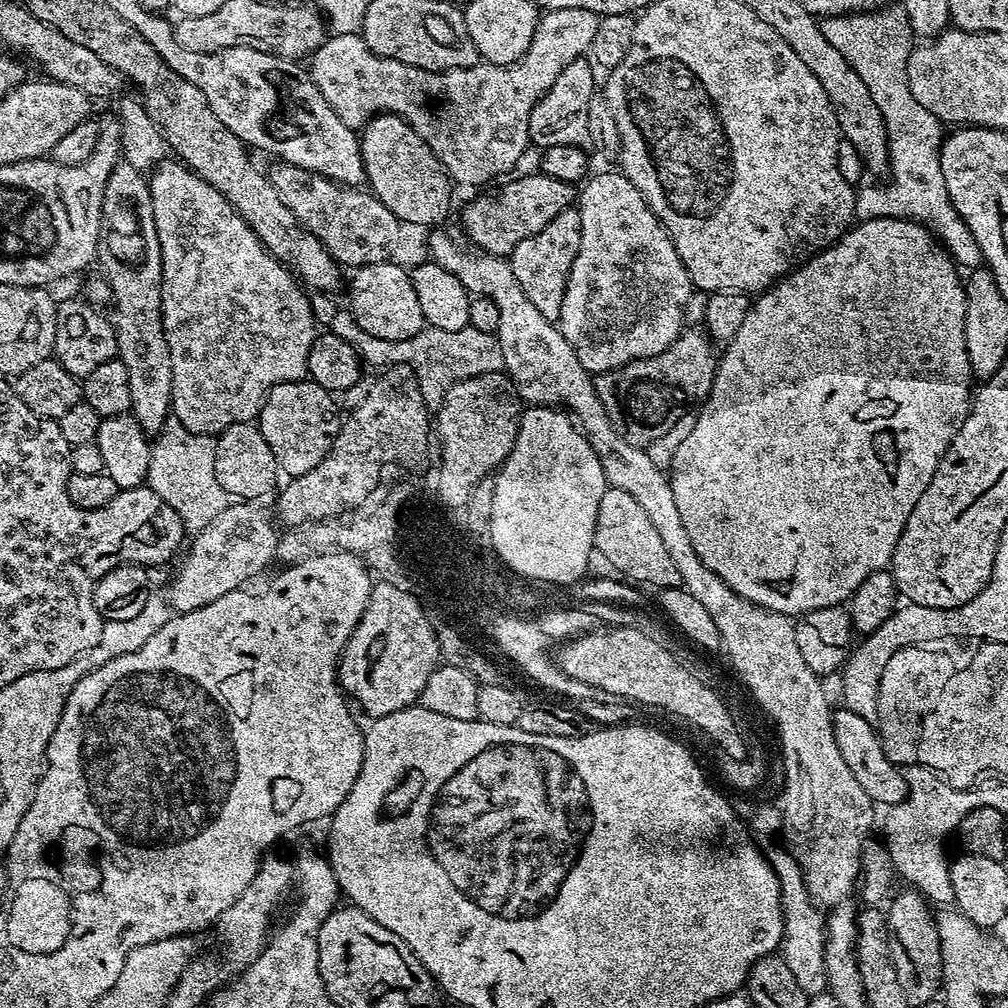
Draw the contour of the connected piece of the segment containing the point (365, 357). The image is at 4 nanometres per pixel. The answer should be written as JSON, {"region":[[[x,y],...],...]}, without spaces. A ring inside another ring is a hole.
{"region":[[[316,294],[311,297],[312,313],[321,325],[330,325],[330,330],[342,342],[350,342],[365,365],[373,364],[376,370],[392,367],[393,364],[405,364],[414,370],[418,378],[418,386],[422,390],[424,404],[429,410],[439,409],[446,394],[458,382],[466,378],[474,378],[491,372],[504,372],[502,346],[494,332],[463,328],[462,330],[438,330],[424,327],[414,338],[405,340],[387,340],[374,338],[374,334],[366,334],[362,326],[352,317],[351,311],[336,312],[336,304],[331,295]],[[332,320],[332,324],[330,323]]]}

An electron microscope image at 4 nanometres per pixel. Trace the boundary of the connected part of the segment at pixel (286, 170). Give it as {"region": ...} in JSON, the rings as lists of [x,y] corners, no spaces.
{"region":[[[283,162],[273,165],[270,177],[282,202],[293,211],[297,222],[310,230],[322,246],[326,246],[337,264],[355,270],[371,264],[386,264],[395,257],[392,255],[400,244],[402,231],[400,219],[390,214],[390,210],[386,210],[386,206],[371,191],[335,184],[330,178],[302,170],[302,166]]]}

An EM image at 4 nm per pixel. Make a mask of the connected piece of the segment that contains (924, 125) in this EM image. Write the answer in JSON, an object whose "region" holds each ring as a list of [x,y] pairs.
{"region":[[[892,2],[875,11],[854,11],[848,15],[826,17],[820,20],[820,29],[822,35],[830,41],[830,46],[838,49],[842,58],[846,58],[846,62],[850,62],[850,66],[854,66],[858,78],[862,78],[862,82],[866,82],[866,90],[870,90],[870,95],[877,103],[878,110],[882,114],[882,122],[886,122],[888,166],[892,181],[889,184],[865,183],[857,191],[854,202],[856,220],[873,220],[887,216],[915,220],[928,228],[961,269],[971,270],[981,267],[984,259],[982,250],[978,246],[978,242],[974,242],[974,234],[970,234],[970,226],[966,226],[962,214],[958,214],[958,210],[954,210],[954,206],[950,202],[950,194],[946,192],[946,178],[942,178],[940,148],[944,145],[945,125],[938,118],[934,118],[934,114],[930,114],[930,110],[926,110],[926,106],[921,106],[918,98],[914,98],[914,94],[910,94],[908,59],[914,47],[914,37],[906,10],[899,2]]]}

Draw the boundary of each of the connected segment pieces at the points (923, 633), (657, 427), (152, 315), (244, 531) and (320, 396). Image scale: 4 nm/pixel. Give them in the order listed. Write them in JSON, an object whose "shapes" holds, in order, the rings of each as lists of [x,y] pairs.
{"shapes":[[[[905,603],[903,606],[897,607],[896,611],[892,613],[890,618],[886,618],[886,622],[882,624],[878,628],[878,630],[874,630],[873,632],[867,633],[863,637],[864,640],[855,645],[853,647],[849,657],[844,662],[844,667],[842,669],[842,677],[844,676],[844,700],[842,700],[843,707],[849,708],[850,710],[854,710],[854,714],[862,714],[862,718],[866,718],[867,720],[875,721],[877,719],[876,711],[878,710],[878,698],[880,697],[880,679],[882,678],[882,670],[886,670],[886,662],[890,662],[890,658],[894,658],[895,656],[900,656],[902,650],[900,648],[904,648],[903,650],[911,649],[913,646],[920,646],[916,644],[932,644],[935,642],[943,642],[944,639],[948,636],[948,608],[931,608],[930,606],[918,606],[917,604]]],[[[691,328],[681,332],[679,338],[660,354],[599,373],[598,391],[604,410],[632,444],[652,444],[662,438],[678,418],[707,400],[716,377],[718,352],[707,331]]],[[[125,160],[111,171],[103,191],[95,263],[100,264],[99,275],[110,289],[111,303],[116,303],[116,350],[130,377],[130,415],[144,432],[159,434],[172,416],[172,363],[162,311],[164,263],[147,181],[143,173]]],[[[232,502],[222,510],[205,528],[191,537],[192,553],[184,560],[176,581],[166,591],[171,607],[177,613],[198,610],[222,594],[243,589],[247,580],[252,580],[268,563],[278,556],[277,521],[256,502]]],[[[311,378],[282,382],[270,390],[258,417],[258,427],[262,438],[270,442],[276,467],[283,475],[285,472],[285,477],[301,476],[314,470],[314,466],[331,452],[342,423],[342,412],[336,409],[332,400],[335,400],[333,393],[318,386]]]]}

